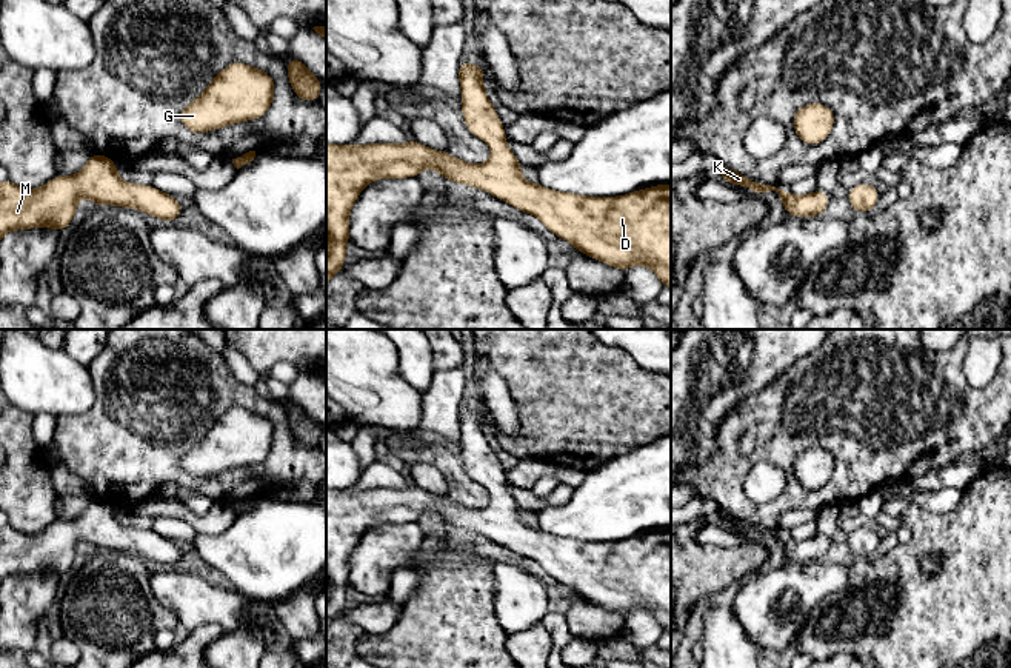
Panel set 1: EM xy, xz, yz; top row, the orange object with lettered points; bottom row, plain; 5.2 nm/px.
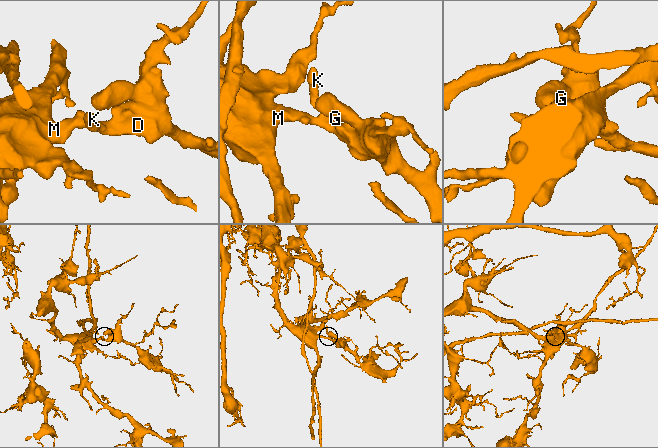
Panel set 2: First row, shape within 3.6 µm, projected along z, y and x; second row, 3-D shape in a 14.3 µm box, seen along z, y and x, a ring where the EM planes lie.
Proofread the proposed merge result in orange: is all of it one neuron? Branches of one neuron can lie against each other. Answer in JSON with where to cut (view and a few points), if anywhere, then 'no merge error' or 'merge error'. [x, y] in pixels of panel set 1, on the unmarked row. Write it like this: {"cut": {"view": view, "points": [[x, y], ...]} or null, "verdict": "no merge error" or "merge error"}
{"cut": null, "verdict": "no merge error"}

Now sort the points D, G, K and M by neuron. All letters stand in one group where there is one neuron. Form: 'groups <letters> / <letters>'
groups D G K M

